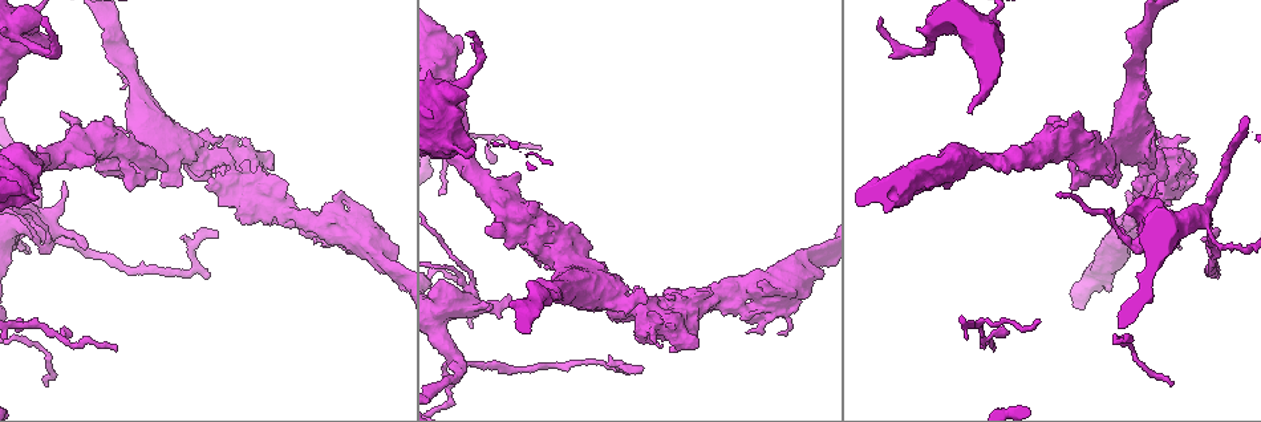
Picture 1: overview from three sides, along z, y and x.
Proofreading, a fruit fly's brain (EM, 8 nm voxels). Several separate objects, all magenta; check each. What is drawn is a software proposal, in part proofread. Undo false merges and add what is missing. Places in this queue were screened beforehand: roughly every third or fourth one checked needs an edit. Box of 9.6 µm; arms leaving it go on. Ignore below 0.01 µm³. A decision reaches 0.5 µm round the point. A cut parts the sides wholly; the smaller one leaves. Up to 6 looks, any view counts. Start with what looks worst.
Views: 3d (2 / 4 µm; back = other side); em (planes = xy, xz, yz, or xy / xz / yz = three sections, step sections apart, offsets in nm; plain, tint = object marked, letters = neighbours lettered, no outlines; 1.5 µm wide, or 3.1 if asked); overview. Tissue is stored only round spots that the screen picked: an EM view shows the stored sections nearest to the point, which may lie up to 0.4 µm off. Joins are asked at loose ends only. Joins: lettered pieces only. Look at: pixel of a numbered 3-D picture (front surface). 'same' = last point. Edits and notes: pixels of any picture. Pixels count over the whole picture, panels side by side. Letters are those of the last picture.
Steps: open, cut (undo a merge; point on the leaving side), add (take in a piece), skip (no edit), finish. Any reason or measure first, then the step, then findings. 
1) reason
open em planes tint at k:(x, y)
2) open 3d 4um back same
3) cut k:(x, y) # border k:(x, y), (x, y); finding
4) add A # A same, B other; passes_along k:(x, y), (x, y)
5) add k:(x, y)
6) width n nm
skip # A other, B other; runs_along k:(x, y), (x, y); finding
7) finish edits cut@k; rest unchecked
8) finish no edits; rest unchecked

calibre changes
open 3d 4um at 1:(894, 192)

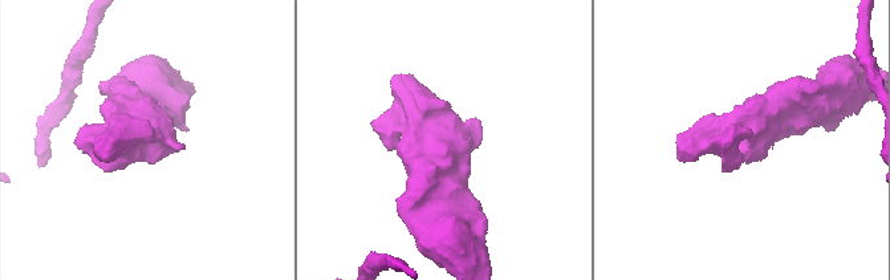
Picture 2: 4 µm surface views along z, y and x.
open em xy step 8 tint at 2:(741, 143)

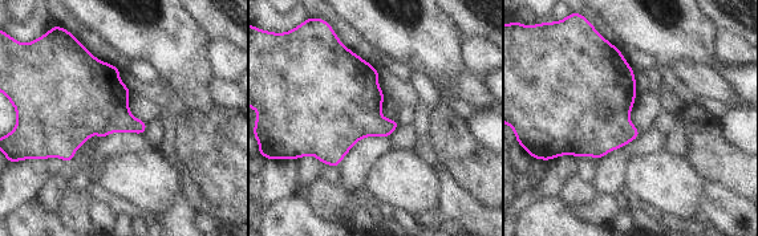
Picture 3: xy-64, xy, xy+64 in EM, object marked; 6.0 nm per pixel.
open em planes letters same

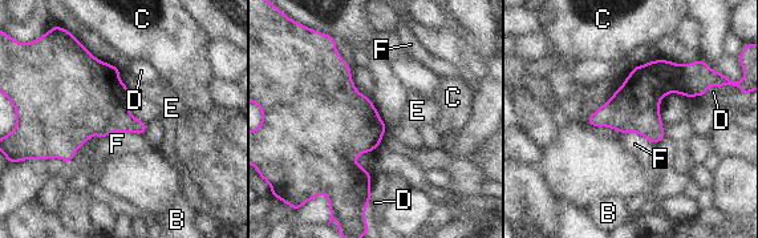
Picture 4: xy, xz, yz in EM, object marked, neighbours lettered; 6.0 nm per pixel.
width 600 nm
skip # B other, C other, D other, E other, F other; border 4:(142, 134), (109, 133), (101, 140); continuous, no second neuron

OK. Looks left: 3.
branch stops here
open 3d 2um at 1:(647, 300)

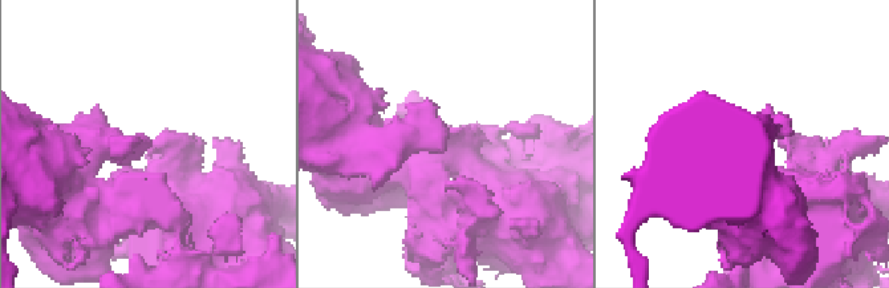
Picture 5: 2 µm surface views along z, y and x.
shape alone is not enough
open em xy step 4 letters at 5:(446, 128)

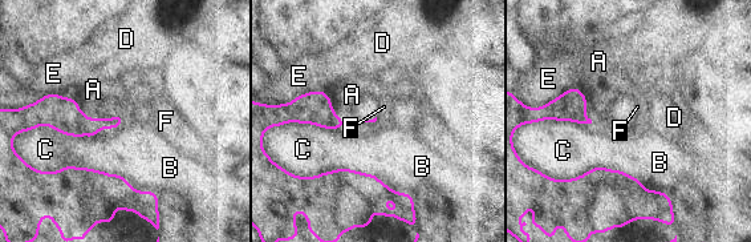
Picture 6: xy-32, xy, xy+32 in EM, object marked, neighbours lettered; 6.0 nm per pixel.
cut it another way
open em planes letters same

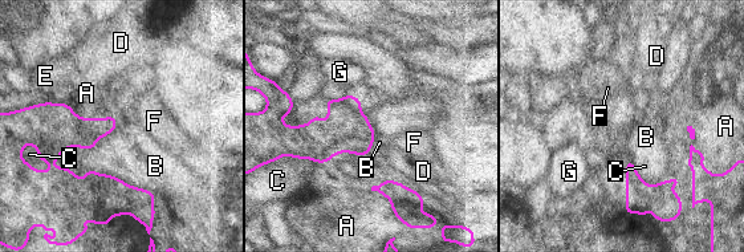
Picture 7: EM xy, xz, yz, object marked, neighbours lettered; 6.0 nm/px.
skip # A other, B other, C other, D other, E other, F other, G other; border 7:(112, 114), (118, 122); none of them fits

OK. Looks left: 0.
finish no edits; rest unchecked

